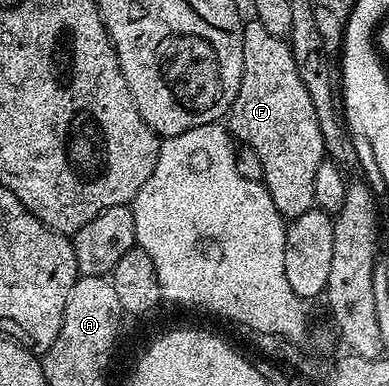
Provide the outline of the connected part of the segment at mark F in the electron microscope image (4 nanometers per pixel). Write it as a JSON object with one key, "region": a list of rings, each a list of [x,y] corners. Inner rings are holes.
{"region":[[[255,20],[245,22],[243,76],[227,126],[238,143],[250,146],[259,156],[264,184],[282,218],[302,218],[314,209],[315,171],[327,158],[315,107],[300,79],[289,42],[271,36]]]}

